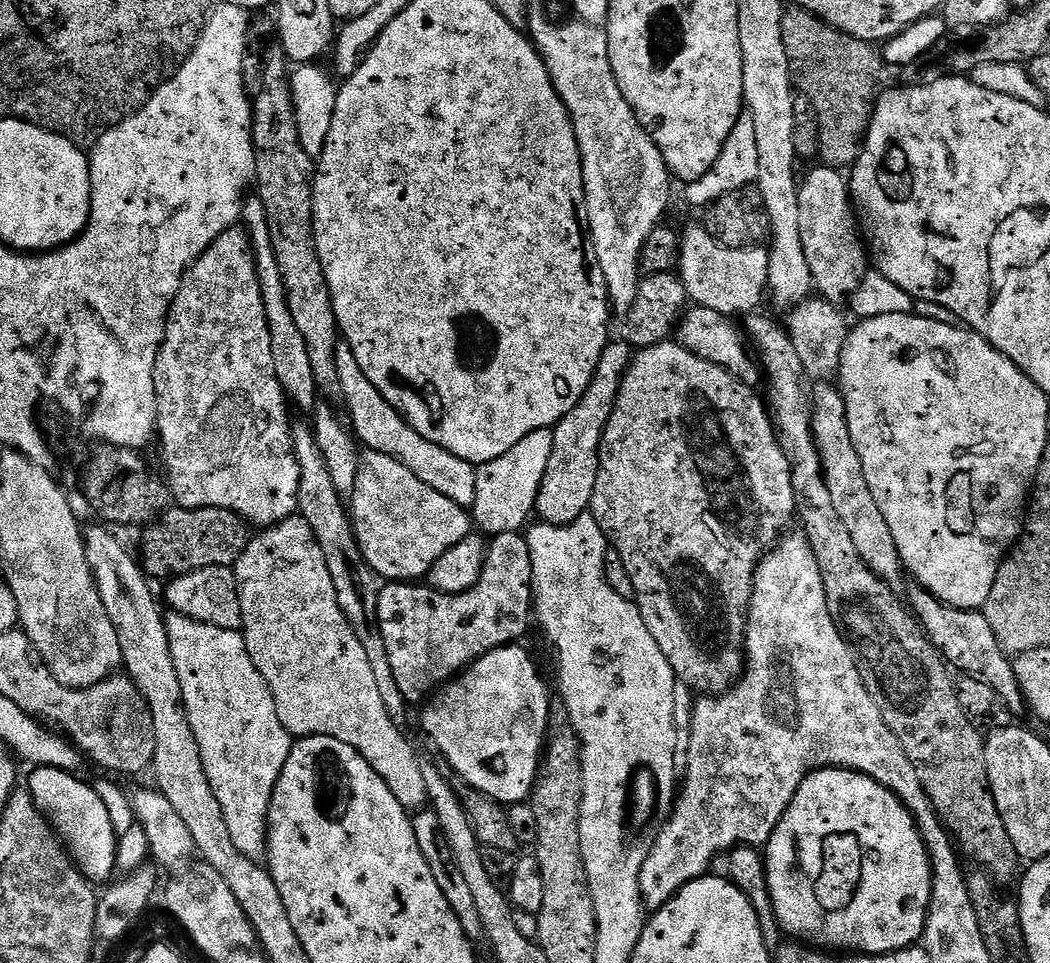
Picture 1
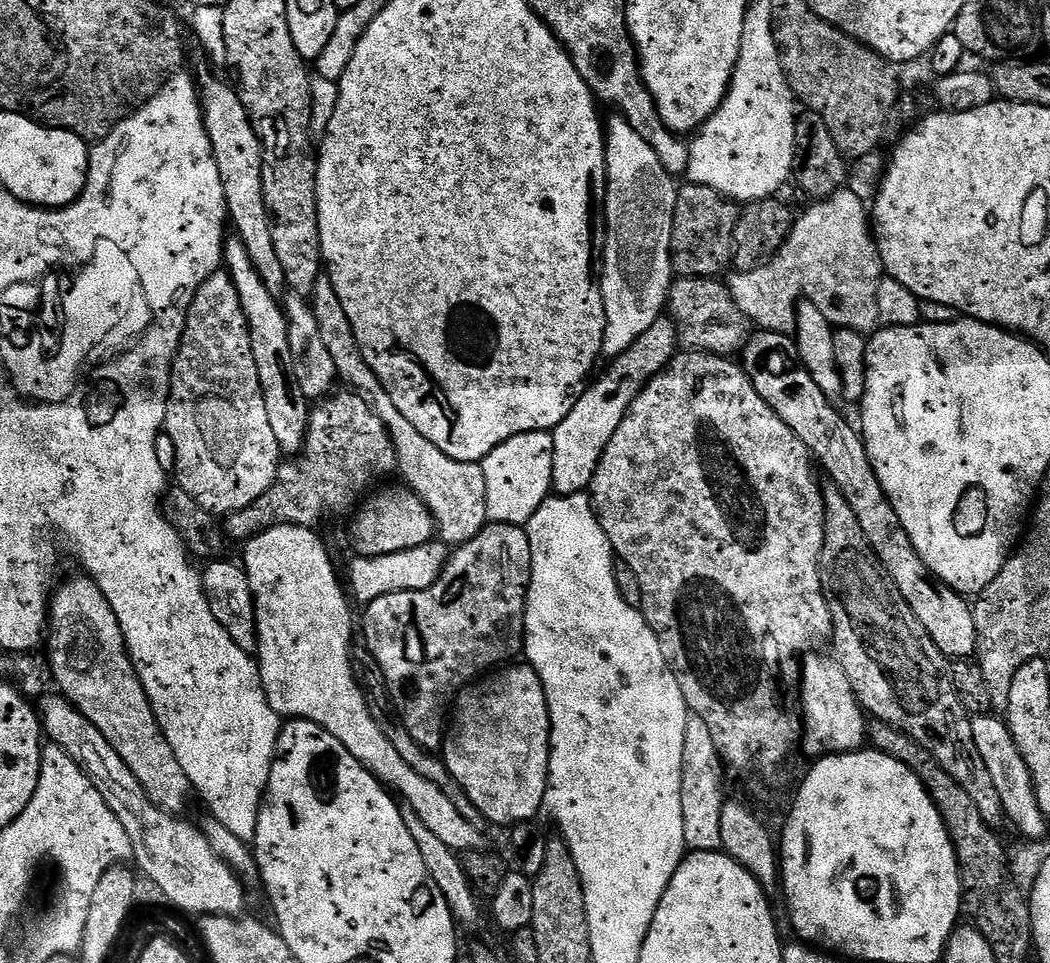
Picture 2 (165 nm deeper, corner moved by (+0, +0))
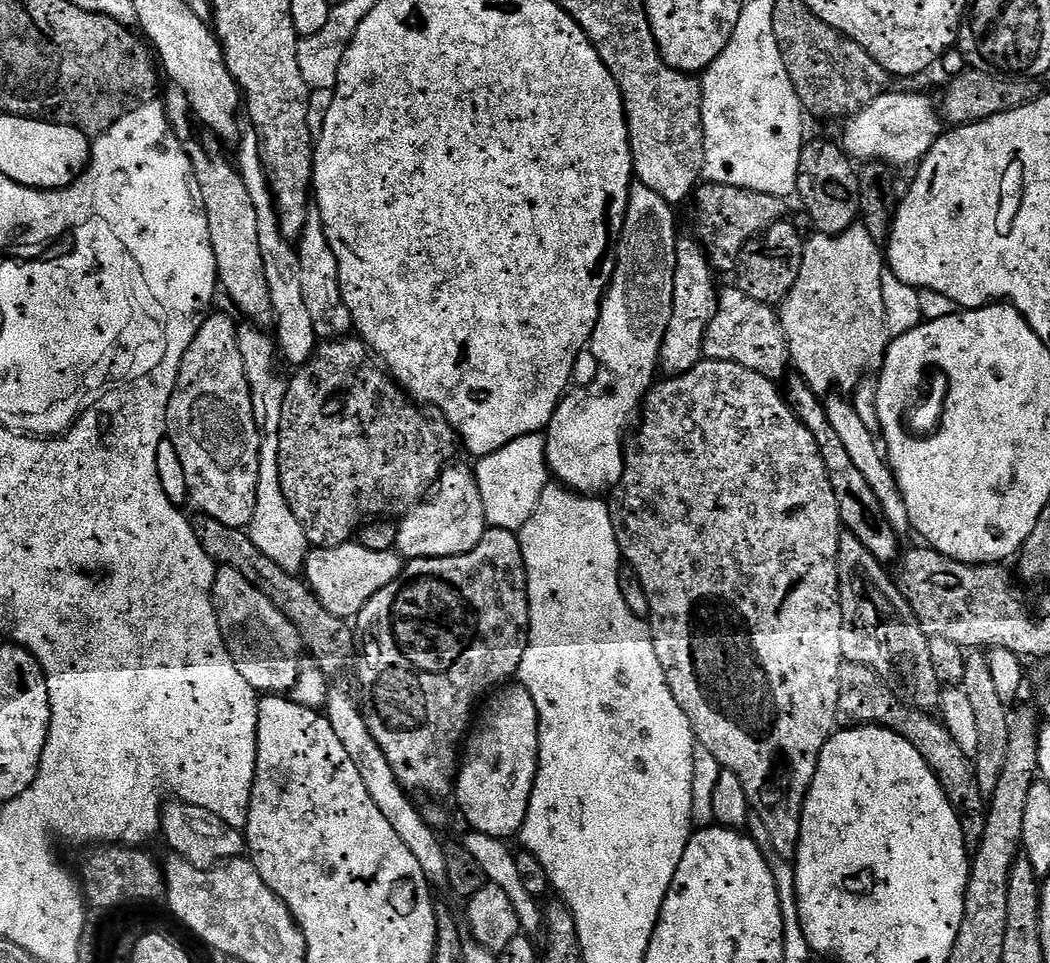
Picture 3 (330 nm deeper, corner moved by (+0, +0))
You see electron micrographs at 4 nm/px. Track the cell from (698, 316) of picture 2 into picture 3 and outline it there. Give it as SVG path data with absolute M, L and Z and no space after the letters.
M735 286L719 293L716 315L708 321L708 329L704 332L702 352L707 359L746 366L746 370L754 370L773 382L783 381L790 368L788 343L777 309L750 298L750 294L742 294Z

